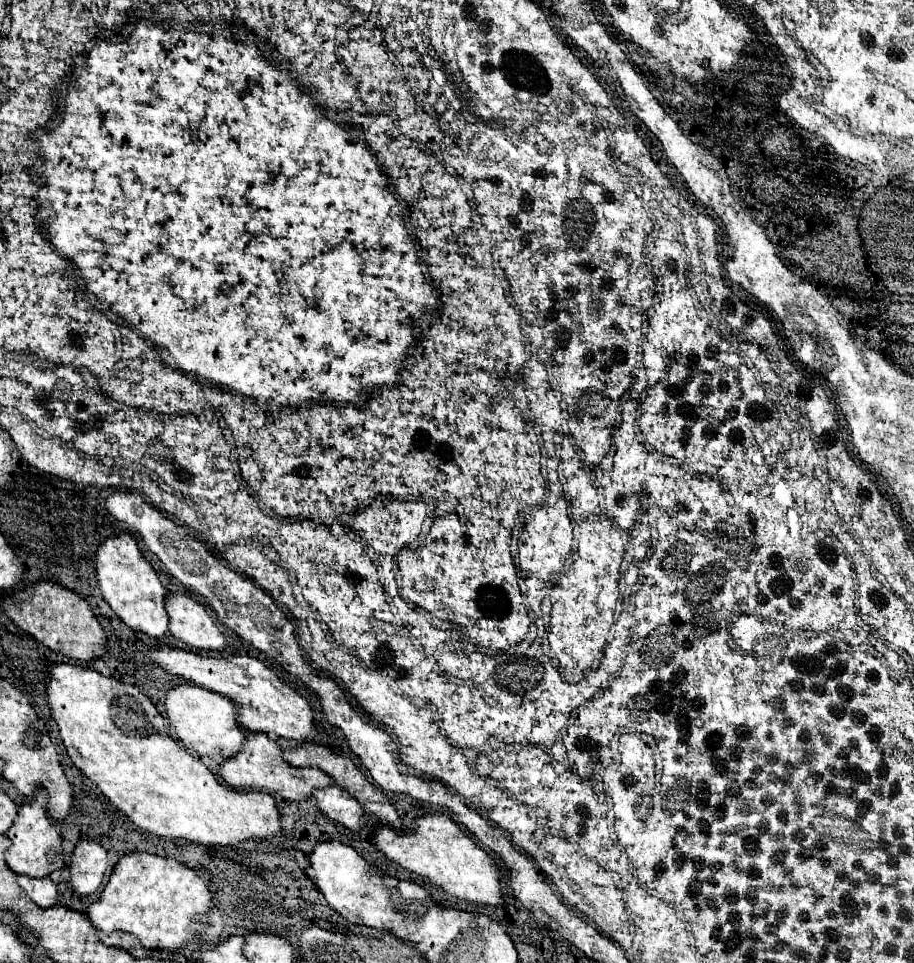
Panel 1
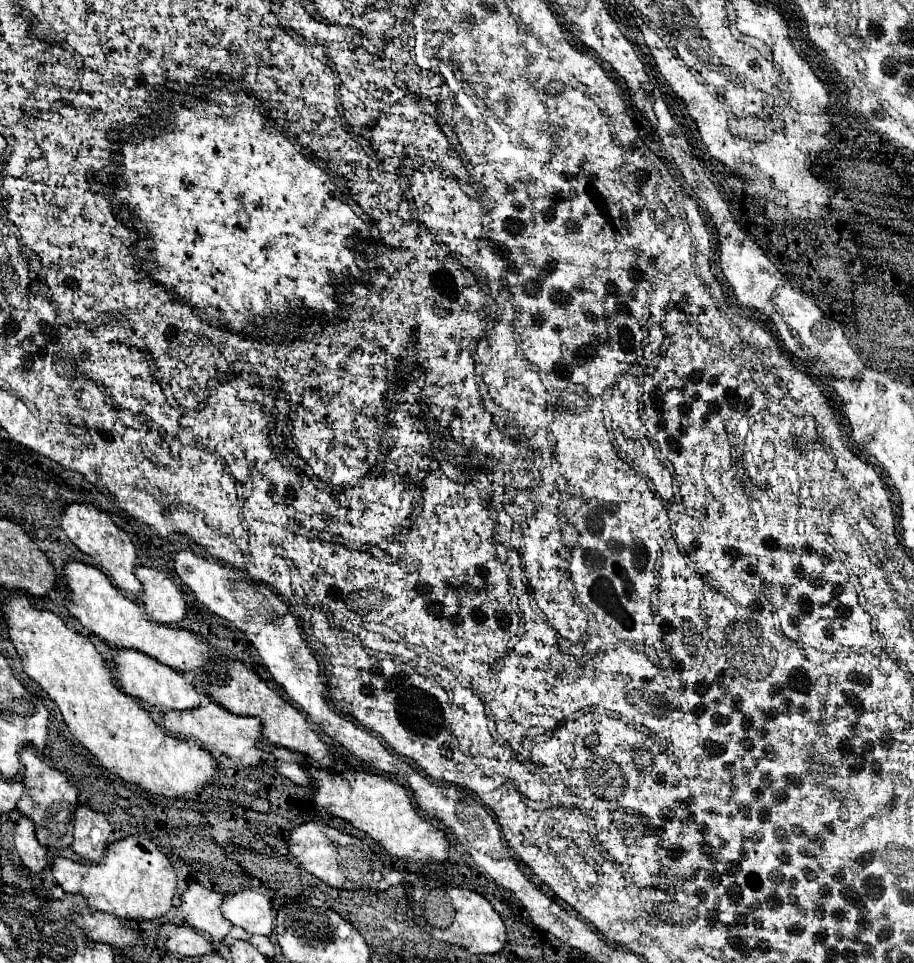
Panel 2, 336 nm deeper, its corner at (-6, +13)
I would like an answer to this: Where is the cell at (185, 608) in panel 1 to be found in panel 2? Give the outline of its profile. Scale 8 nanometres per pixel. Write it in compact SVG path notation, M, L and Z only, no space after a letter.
M137 566L135 576L143 584L139 602L143 602L145 614L149 614L159 624L173 624L185 618L187 604L183 594L163 572Z

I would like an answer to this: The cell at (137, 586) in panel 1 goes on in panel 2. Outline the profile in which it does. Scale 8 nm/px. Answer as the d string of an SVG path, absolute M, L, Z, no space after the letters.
M75 502L69 504L63 514L61 514L61 528L65 530L65 534L69 536L69 540L85 554L89 554L93 558L93 562L113 580L113 584L129 594L139 596L141 594L141 586L139 580L133 574L135 568L135 560L137 560L137 552L135 546L131 544L129 536L117 528L111 520L109 514L97 510L93 504L83 504L83 502Z

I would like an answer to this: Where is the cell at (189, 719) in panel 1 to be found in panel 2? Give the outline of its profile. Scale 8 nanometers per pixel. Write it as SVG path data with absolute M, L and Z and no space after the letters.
M123 648L119 650L113 658L111 664L115 668L115 680L123 688L125 694L157 708L171 708L171 710L187 710L187 708L197 708L201 704L201 698L195 690L193 684L185 682L181 672L167 668L165 664L151 660L151 656L145 656L143 652L137 652L133 648Z

